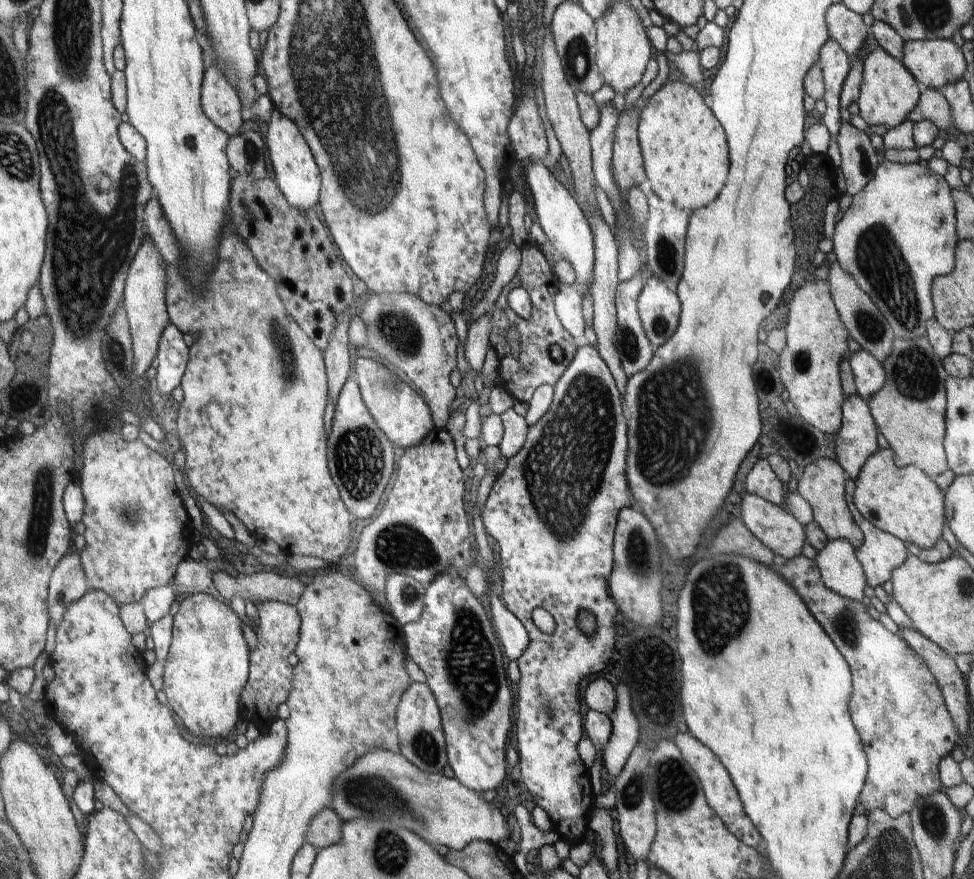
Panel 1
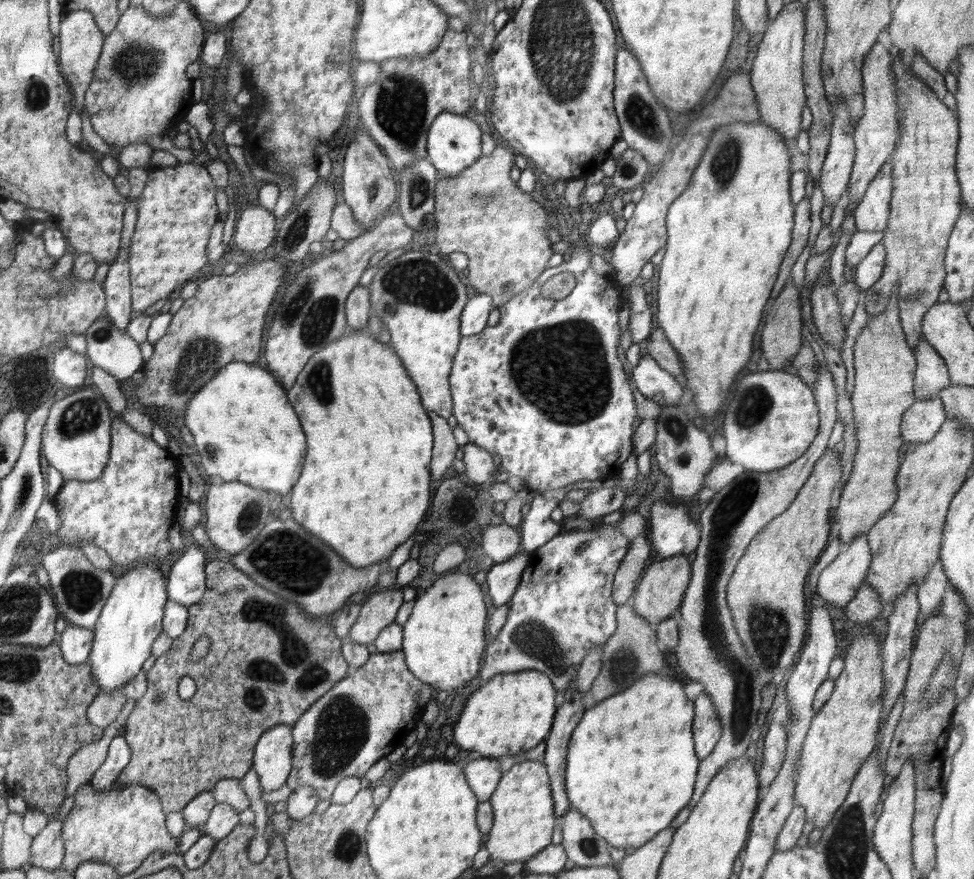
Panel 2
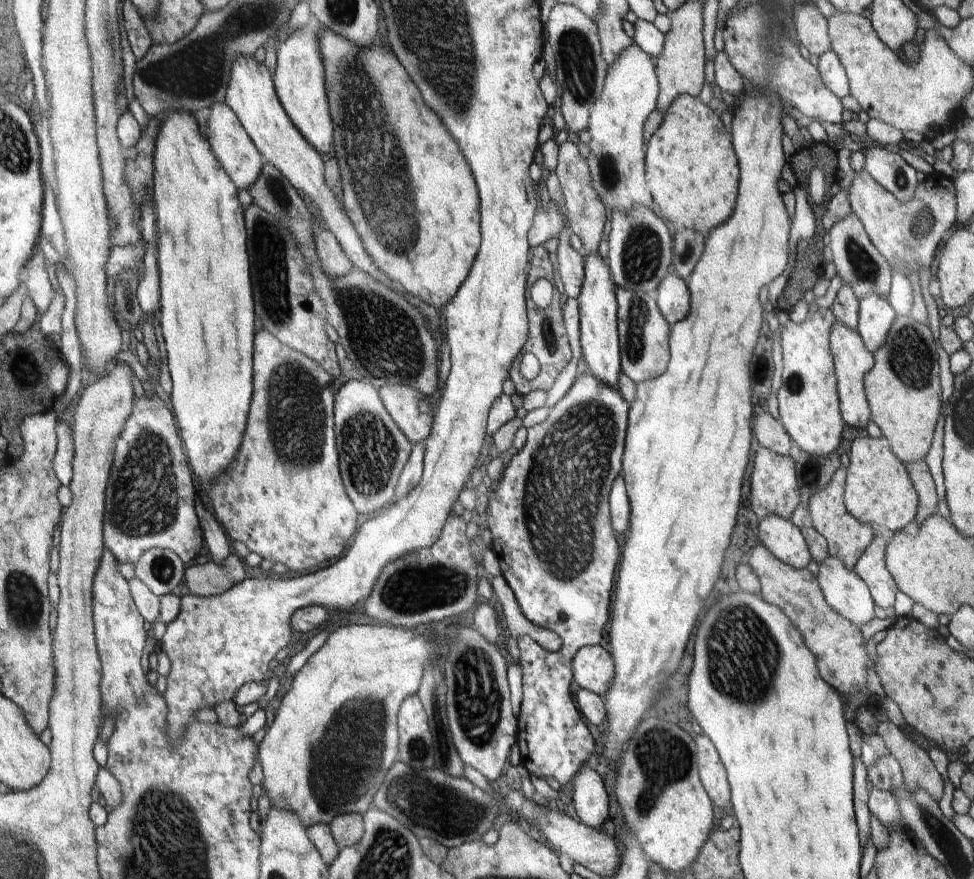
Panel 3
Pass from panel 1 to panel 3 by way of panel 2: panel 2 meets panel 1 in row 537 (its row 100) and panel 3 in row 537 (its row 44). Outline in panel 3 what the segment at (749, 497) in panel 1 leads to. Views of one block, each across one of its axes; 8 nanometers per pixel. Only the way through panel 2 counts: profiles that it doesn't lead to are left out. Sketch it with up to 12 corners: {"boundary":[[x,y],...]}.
{"boundary":[[781,516],[757,522],[761,546],[791,568],[811,554],[801,530]]}

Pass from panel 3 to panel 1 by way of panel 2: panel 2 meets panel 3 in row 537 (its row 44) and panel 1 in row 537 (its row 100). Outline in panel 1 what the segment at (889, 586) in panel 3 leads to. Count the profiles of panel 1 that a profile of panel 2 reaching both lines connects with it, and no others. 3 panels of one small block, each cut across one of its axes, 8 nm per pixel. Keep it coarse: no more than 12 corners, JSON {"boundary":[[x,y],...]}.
{"boundary":[[847,478],[847,508],[863,534],[855,556],[867,586],[883,586],[905,564],[907,544],[875,528],[853,504]]}

